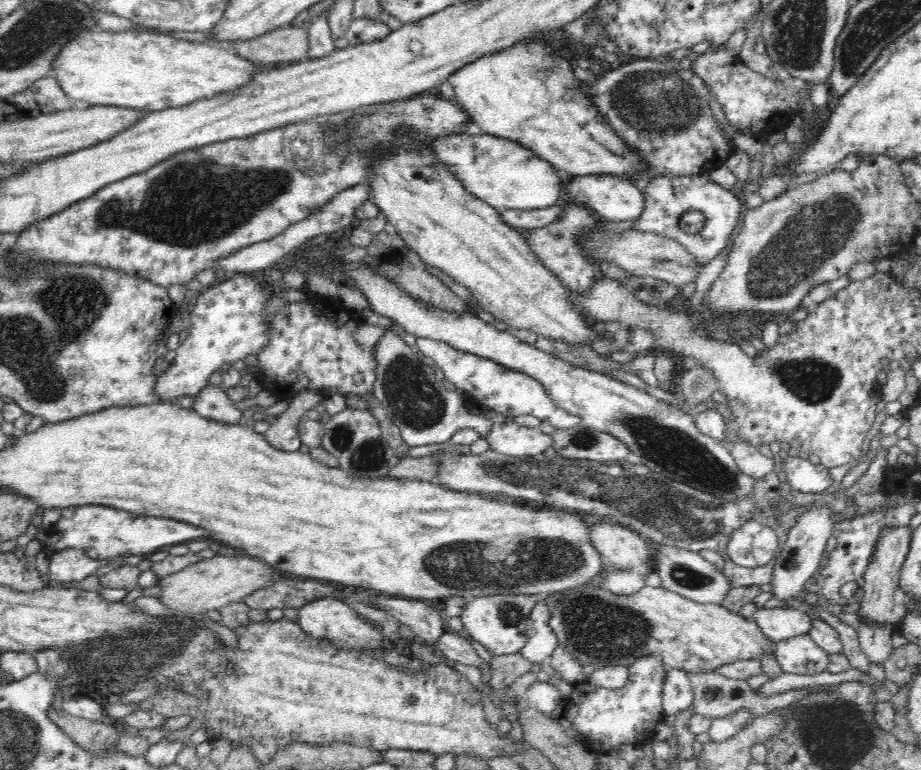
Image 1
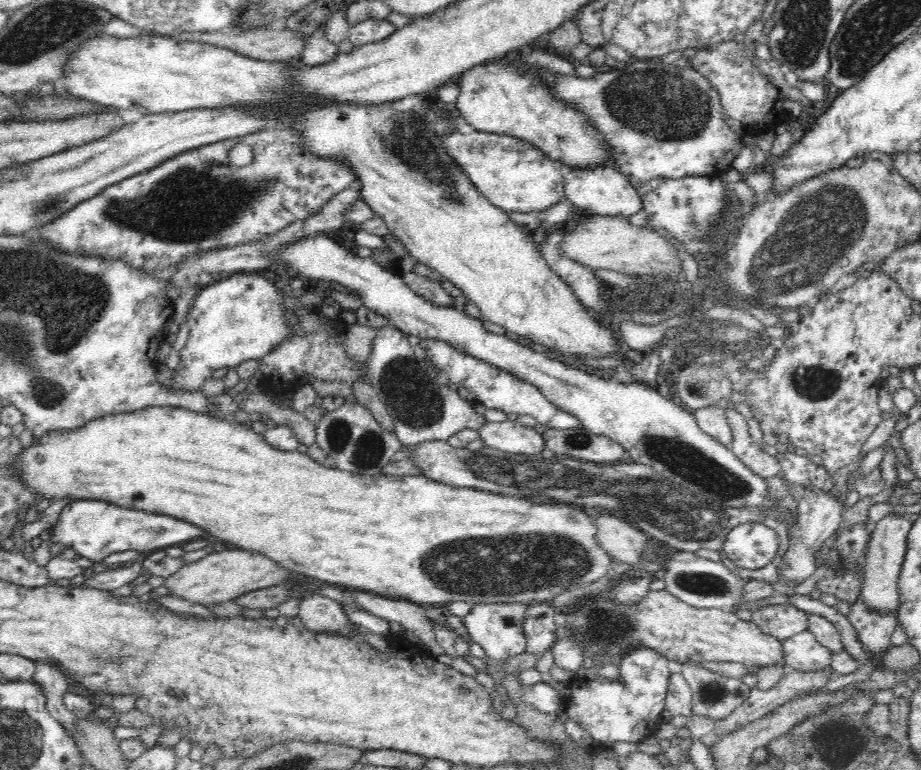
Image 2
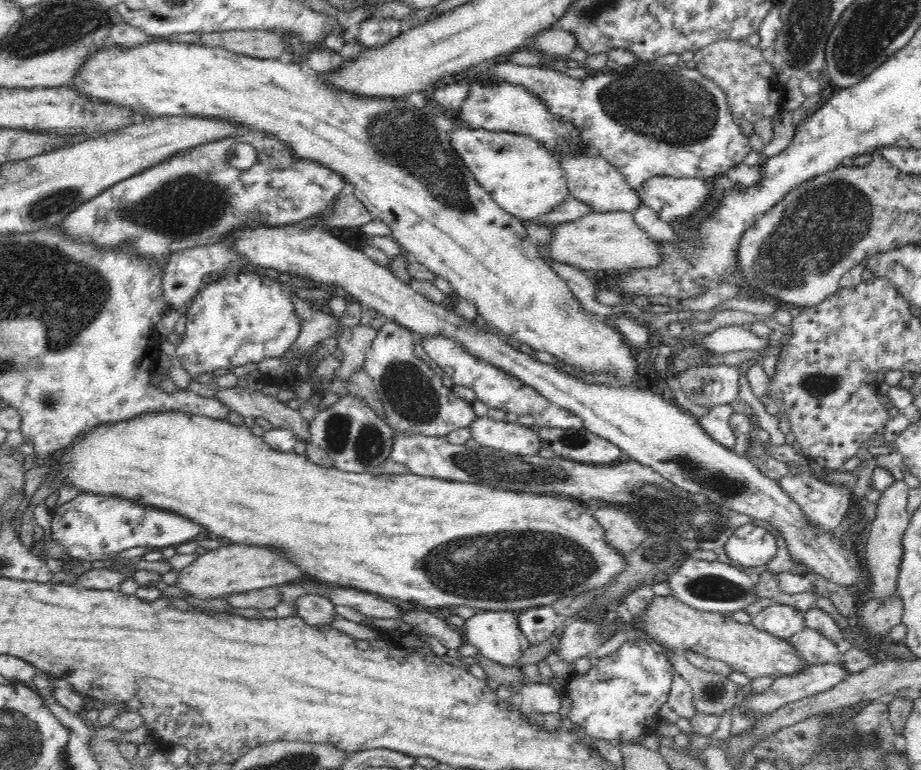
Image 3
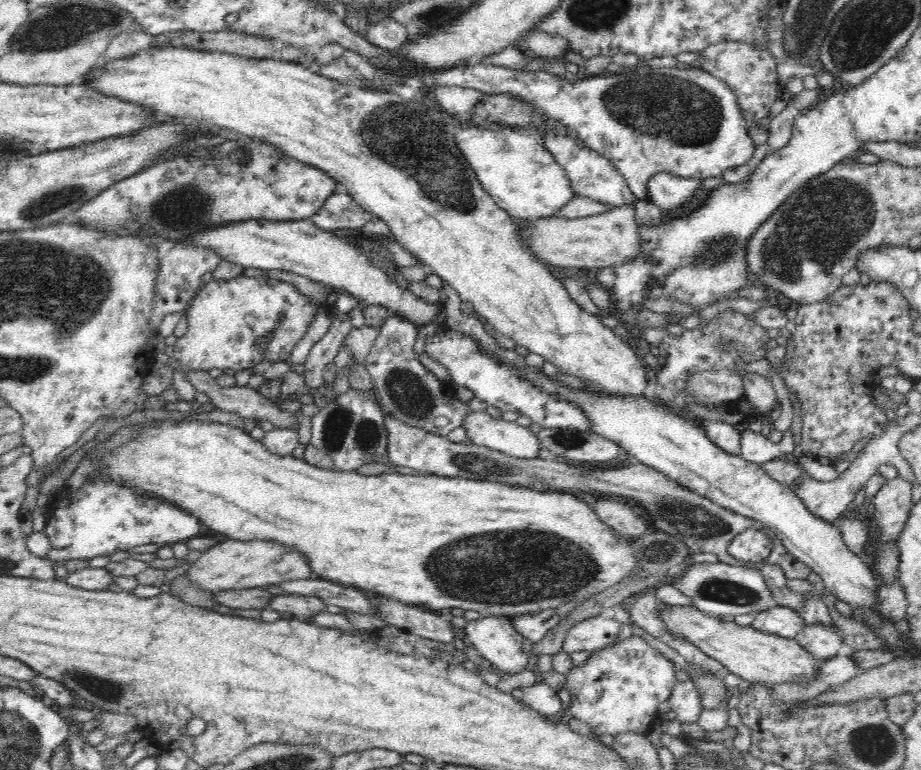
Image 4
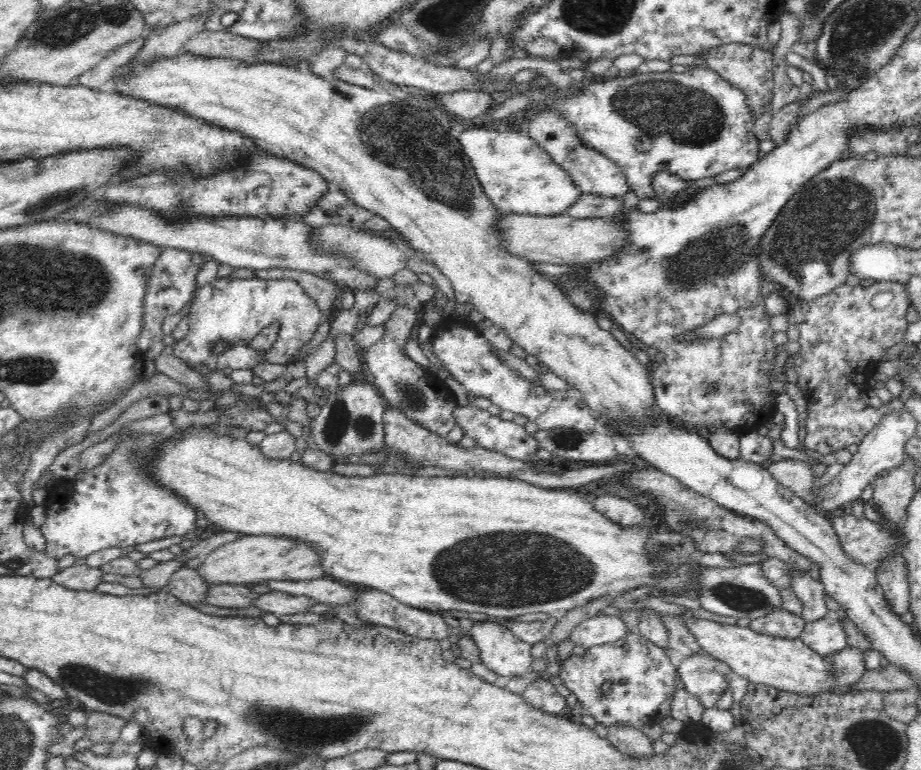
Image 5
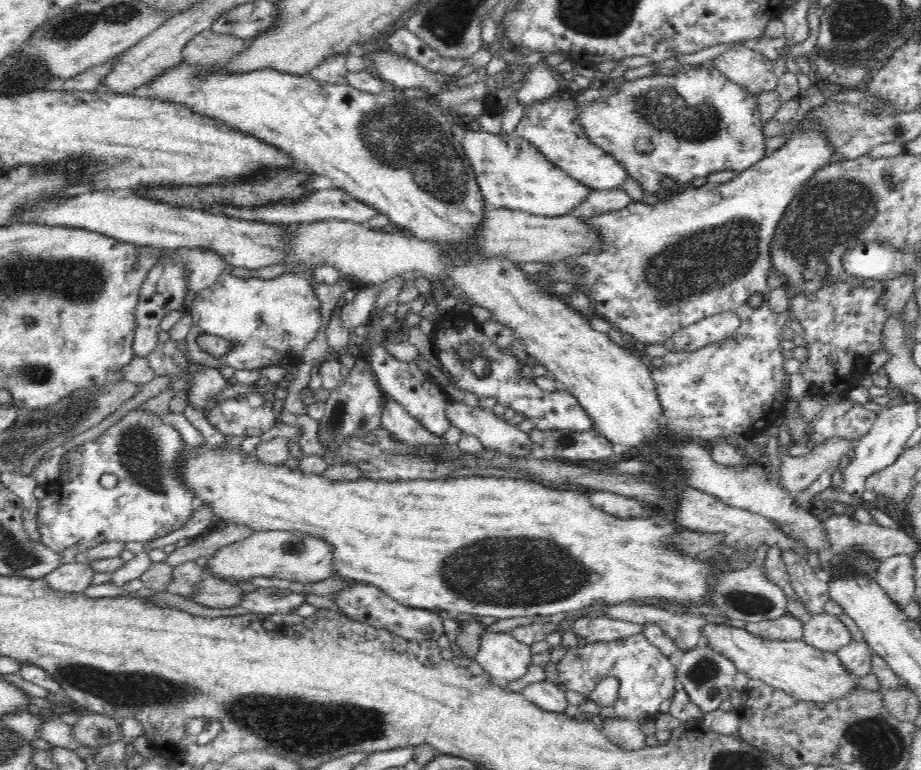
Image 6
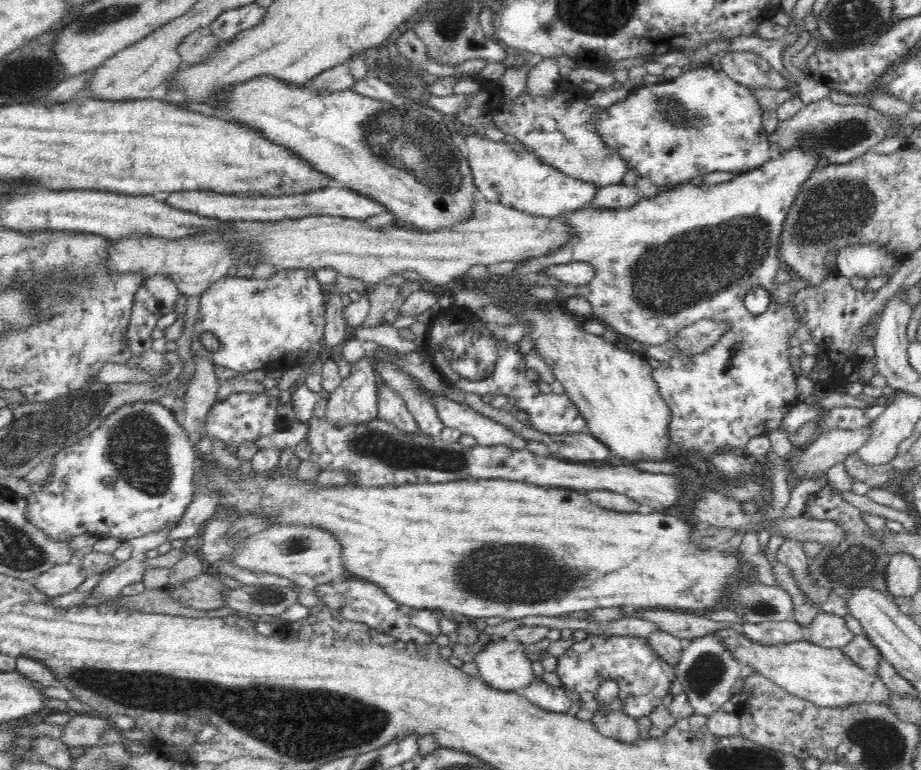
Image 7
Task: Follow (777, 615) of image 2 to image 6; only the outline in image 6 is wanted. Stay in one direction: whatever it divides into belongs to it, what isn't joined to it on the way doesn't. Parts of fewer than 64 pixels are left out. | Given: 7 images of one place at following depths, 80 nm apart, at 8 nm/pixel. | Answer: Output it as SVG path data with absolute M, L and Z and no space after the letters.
M790 615L760 622L747 622L745 629L758 638L778 641L800 640L803 638L803 624L804 621Z

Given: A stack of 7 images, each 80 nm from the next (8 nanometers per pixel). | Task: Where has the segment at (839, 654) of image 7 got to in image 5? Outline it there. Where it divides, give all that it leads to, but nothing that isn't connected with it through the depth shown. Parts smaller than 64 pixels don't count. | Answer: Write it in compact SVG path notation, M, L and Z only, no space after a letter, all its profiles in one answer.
M691 612L681 614L680 617L686 621L686 626L696 637L702 651L728 664L734 676L746 678L750 683L773 686L778 690L786 690L805 697L818 696L836 689L832 657L826 658L812 651L800 637L795 639L772 637L758 633L749 626L698 619Z

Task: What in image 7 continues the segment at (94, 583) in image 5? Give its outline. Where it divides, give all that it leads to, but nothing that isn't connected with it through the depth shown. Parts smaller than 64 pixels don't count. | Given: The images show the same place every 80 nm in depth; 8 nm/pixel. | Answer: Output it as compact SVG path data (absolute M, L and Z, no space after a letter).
M66 563L54 566L51 570L40 574L33 580L36 589L46 597L58 597L77 590L89 576L90 570L74 564Z

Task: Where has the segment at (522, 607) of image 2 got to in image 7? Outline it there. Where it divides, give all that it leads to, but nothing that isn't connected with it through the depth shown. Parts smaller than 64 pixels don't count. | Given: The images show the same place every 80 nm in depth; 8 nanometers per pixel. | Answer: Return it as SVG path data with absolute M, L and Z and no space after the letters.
M493 637L492 643L484 647L478 653L474 661L478 666L480 678L490 687L502 692L518 692L519 689L530 686L532 682L547 682L548 684L560 687L562 681L556 673L544 673L541 677L536 677L534 670L532 670L532 663L527 656L524 644L518 642L513 637L498 638Z

